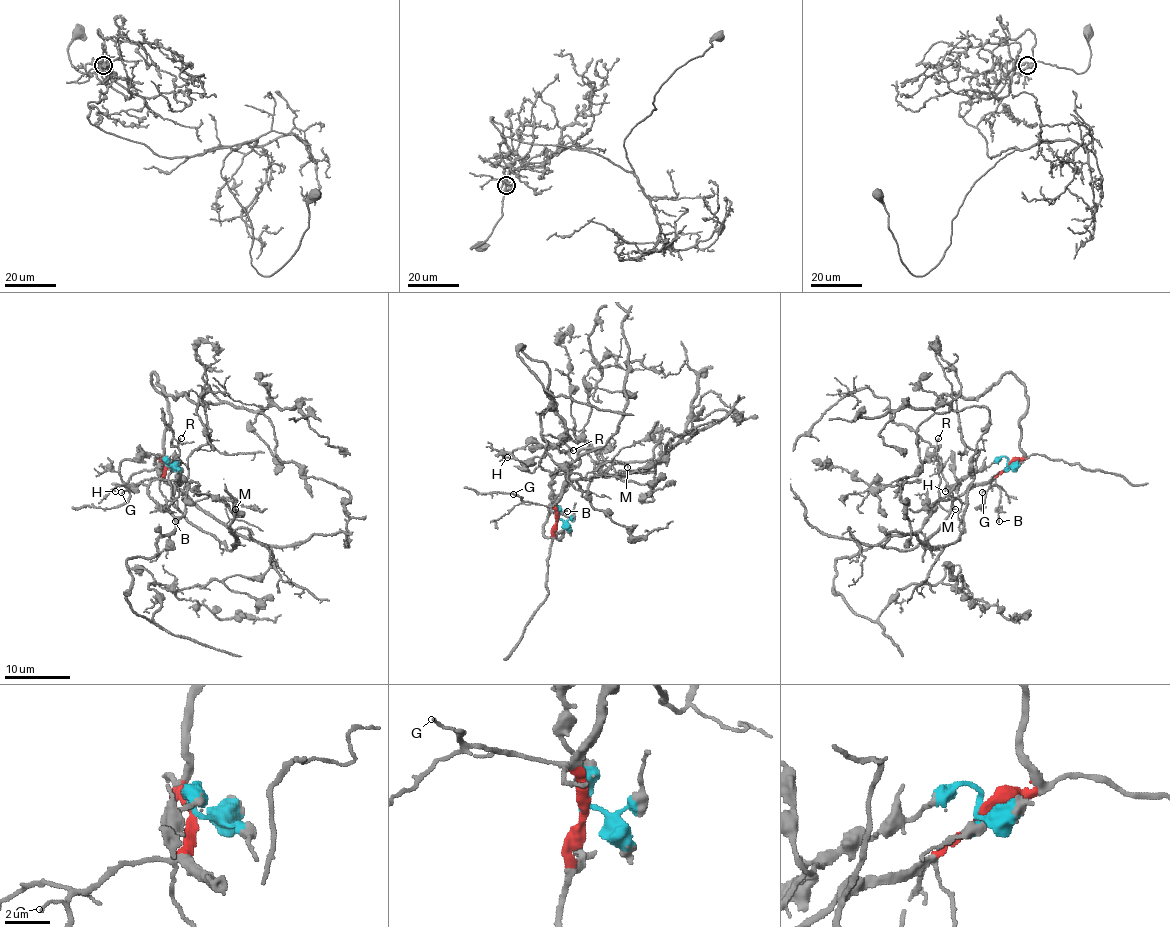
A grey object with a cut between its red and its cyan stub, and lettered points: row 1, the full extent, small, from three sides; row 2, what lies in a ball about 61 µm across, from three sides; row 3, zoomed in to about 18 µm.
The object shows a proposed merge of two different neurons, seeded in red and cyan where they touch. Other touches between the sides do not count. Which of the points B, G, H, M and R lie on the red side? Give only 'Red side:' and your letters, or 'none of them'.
Red side: B, G, M, R

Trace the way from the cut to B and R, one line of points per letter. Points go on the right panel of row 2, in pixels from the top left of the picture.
B: (1007, 463), (996, 477), (1001, 497), (999, 521)
R: (1007, 463), (994, 477), (971, 484), (945, 510), (939, 503), (939, 438)

